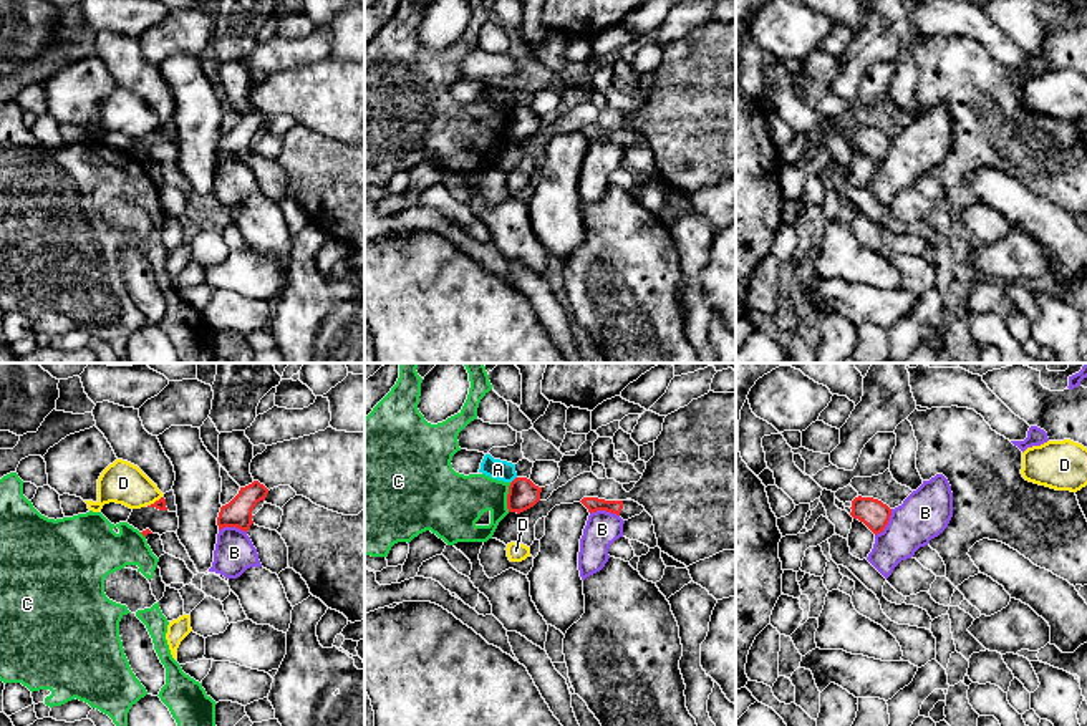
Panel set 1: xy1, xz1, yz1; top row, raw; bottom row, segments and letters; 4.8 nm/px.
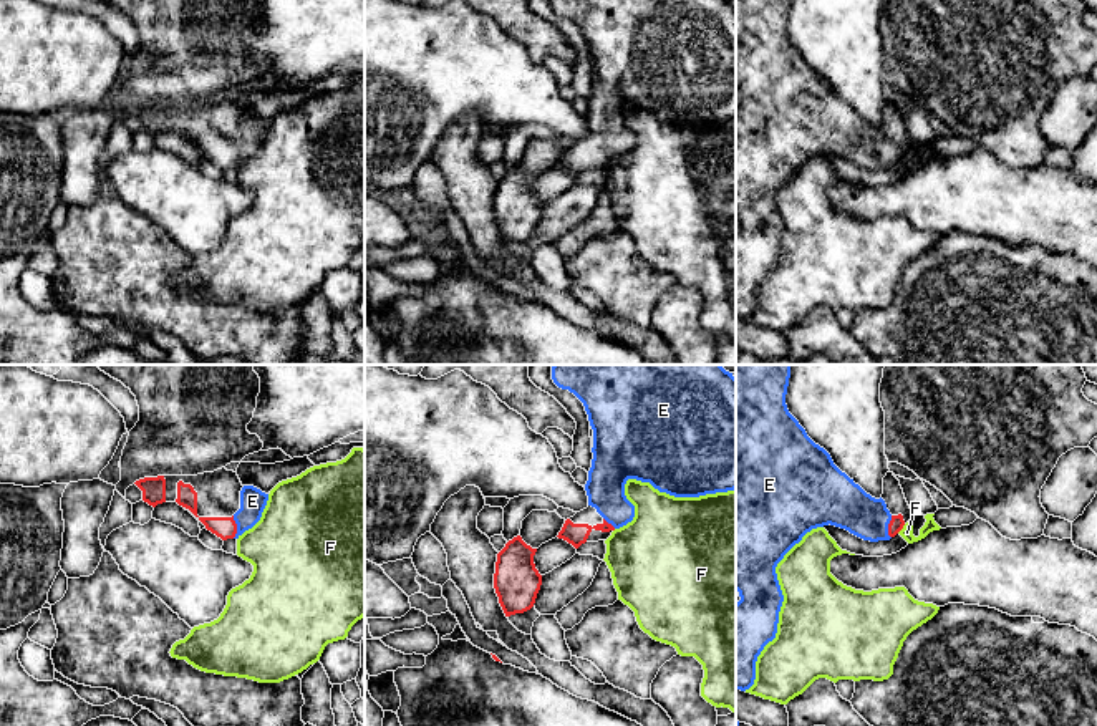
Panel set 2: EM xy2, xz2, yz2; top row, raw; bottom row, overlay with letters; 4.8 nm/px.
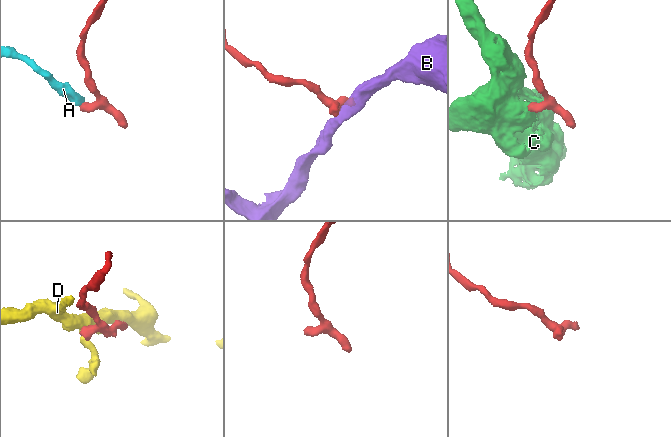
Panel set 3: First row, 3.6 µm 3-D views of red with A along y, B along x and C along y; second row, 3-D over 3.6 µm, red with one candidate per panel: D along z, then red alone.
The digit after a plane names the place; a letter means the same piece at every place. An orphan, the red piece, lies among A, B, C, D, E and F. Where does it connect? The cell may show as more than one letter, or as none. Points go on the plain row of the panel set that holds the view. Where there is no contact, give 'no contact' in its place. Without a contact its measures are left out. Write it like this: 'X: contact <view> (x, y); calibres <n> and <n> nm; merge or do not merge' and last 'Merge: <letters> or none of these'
A: contact xz1 (514, 108); calibres 140 and 100 nm; do not merge
B: contact yz1 (887, 151); calibres 140 and 240 nm; do not merge
C: contact xz1 (507, 126); calibres 140 and 280 nm; do not merge
D: contact xy1 (156, 130); calibres 50 and 200 nm; do not merge
E: contact xy2 (236, 156); calibres 110 and 130 nm; merge
F: contact yz2 (900, 158); calibres 70 and 60 nm; do not merge
Merge: E

